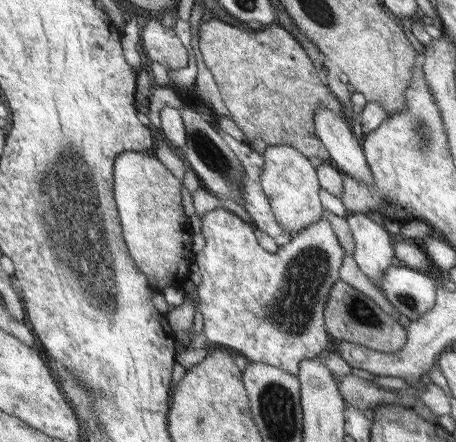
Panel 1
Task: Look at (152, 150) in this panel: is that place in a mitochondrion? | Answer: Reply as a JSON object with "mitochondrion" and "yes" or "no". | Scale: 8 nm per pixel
{"mitochondrion":"no"}

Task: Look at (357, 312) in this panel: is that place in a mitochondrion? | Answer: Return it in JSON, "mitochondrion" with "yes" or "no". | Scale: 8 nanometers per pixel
{"mitochondrion":"yes"}

